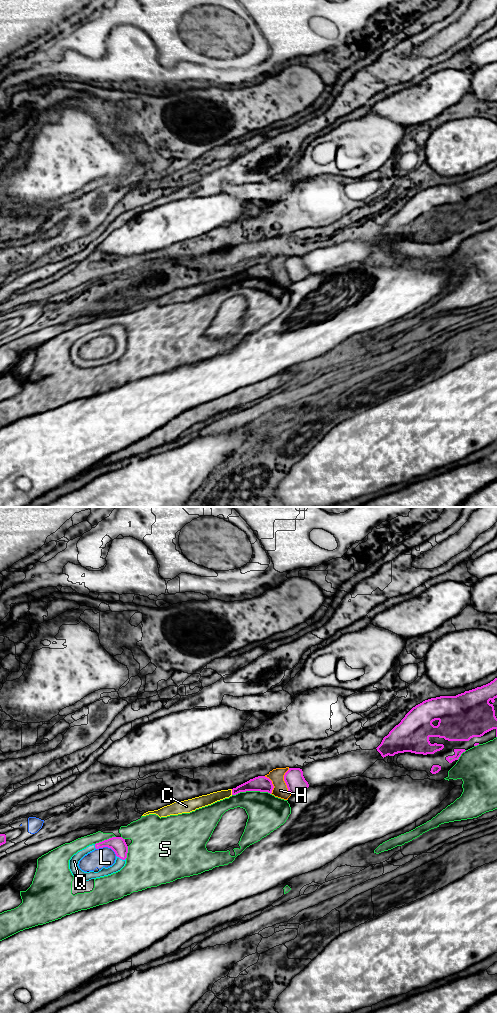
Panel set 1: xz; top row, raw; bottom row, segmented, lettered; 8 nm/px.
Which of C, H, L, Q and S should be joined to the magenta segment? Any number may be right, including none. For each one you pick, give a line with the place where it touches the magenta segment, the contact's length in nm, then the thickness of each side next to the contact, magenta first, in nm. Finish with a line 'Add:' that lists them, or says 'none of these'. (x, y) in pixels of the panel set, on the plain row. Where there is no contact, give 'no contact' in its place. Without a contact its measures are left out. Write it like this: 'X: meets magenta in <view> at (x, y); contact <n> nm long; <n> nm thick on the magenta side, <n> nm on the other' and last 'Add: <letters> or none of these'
Q: meets magenta in xz at (121, 346); contact 90 nm long; 120 nm thick on the magenta side, 80 nm on the other
Add: Q

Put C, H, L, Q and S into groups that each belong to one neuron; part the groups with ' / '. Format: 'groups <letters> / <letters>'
groups C H / L S / Q

